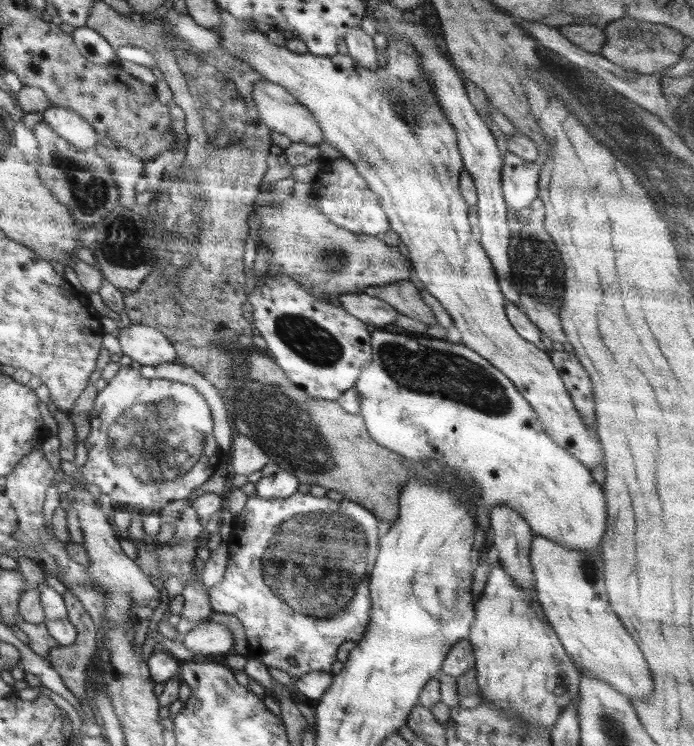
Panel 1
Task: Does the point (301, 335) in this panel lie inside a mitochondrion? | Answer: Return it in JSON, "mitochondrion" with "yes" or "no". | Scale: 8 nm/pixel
{"mitochondrion":"yes"}

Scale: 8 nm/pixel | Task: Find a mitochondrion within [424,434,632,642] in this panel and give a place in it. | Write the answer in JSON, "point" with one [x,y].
{"point":[589,567]}

